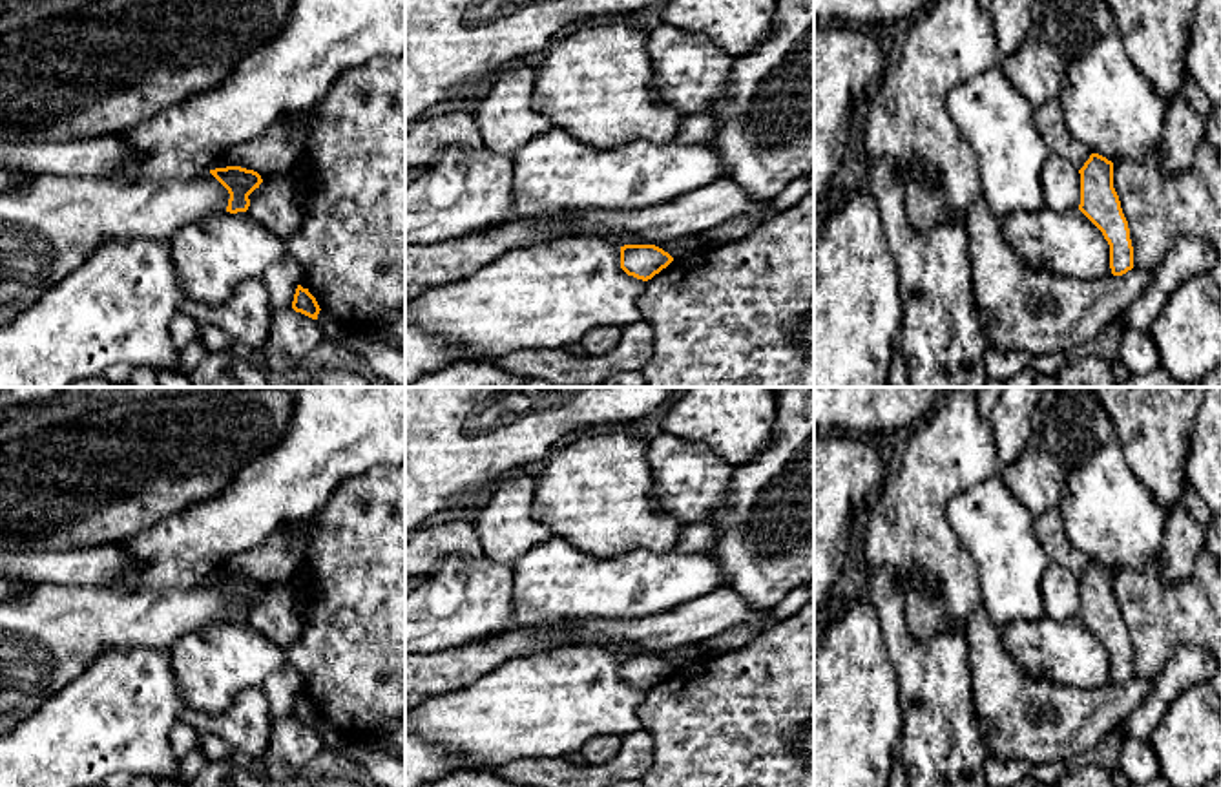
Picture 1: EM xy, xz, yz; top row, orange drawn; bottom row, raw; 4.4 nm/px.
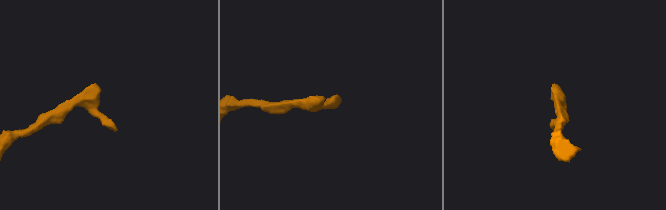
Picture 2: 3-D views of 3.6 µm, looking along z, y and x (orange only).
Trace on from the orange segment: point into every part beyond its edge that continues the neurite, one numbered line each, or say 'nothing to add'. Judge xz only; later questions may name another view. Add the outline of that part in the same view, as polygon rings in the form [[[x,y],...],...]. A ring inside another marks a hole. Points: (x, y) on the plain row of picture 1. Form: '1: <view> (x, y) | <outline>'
nothing to add

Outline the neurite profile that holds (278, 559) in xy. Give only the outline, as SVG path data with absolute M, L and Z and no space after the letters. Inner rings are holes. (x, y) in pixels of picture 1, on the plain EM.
M310 520L285 524L259 546L228 557L210 579L241 575L257 581L265 588L290 584L305 561Z

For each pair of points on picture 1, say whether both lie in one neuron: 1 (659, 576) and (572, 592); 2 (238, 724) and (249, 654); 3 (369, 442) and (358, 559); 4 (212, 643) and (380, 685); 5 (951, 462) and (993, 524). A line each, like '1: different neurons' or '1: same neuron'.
1: same neuron
2: different neurons
3: different neurons
4: different neurons
5: different neurons

